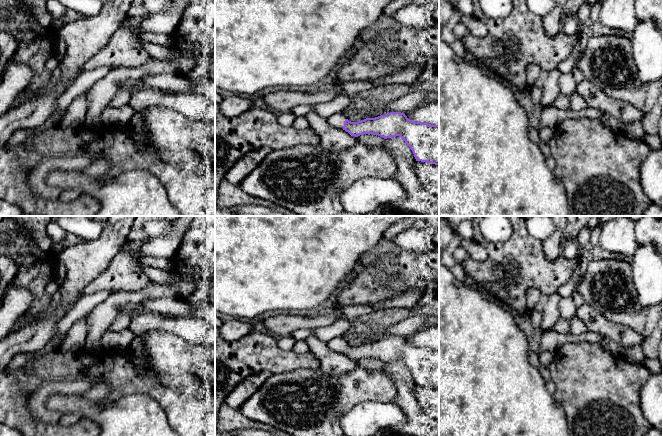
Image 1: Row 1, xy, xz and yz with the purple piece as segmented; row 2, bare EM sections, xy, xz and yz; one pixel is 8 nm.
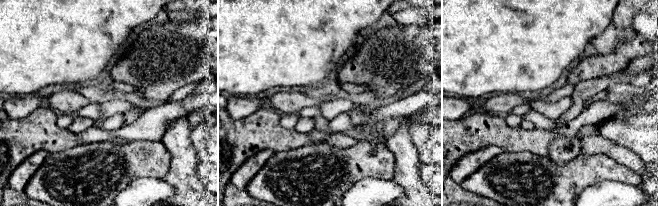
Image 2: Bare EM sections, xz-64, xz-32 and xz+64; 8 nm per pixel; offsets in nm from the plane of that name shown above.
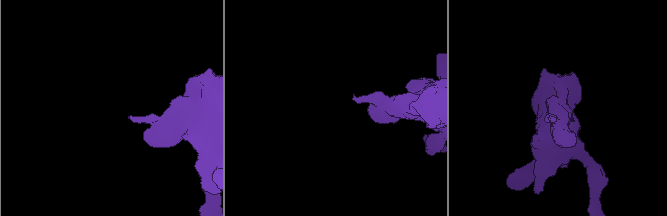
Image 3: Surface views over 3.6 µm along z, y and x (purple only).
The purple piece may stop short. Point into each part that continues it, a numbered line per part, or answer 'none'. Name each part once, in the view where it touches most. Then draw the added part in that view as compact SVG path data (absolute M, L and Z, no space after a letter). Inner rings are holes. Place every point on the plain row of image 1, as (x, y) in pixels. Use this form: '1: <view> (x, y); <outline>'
1: xz (337, 344); M344 335L337 336L333 338L332 340L327 342L327 346L330 351L335 353L343 353L345 344L347 343L347 340Z

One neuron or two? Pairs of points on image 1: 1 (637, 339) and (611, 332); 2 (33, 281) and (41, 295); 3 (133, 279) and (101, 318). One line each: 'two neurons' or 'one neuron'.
1: one neuron
2: one neuron
3: two neurons

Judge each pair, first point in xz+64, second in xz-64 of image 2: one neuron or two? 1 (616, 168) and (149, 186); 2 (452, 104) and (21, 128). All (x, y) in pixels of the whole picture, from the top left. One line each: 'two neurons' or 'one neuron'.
1: two neurons
2: two neurons

